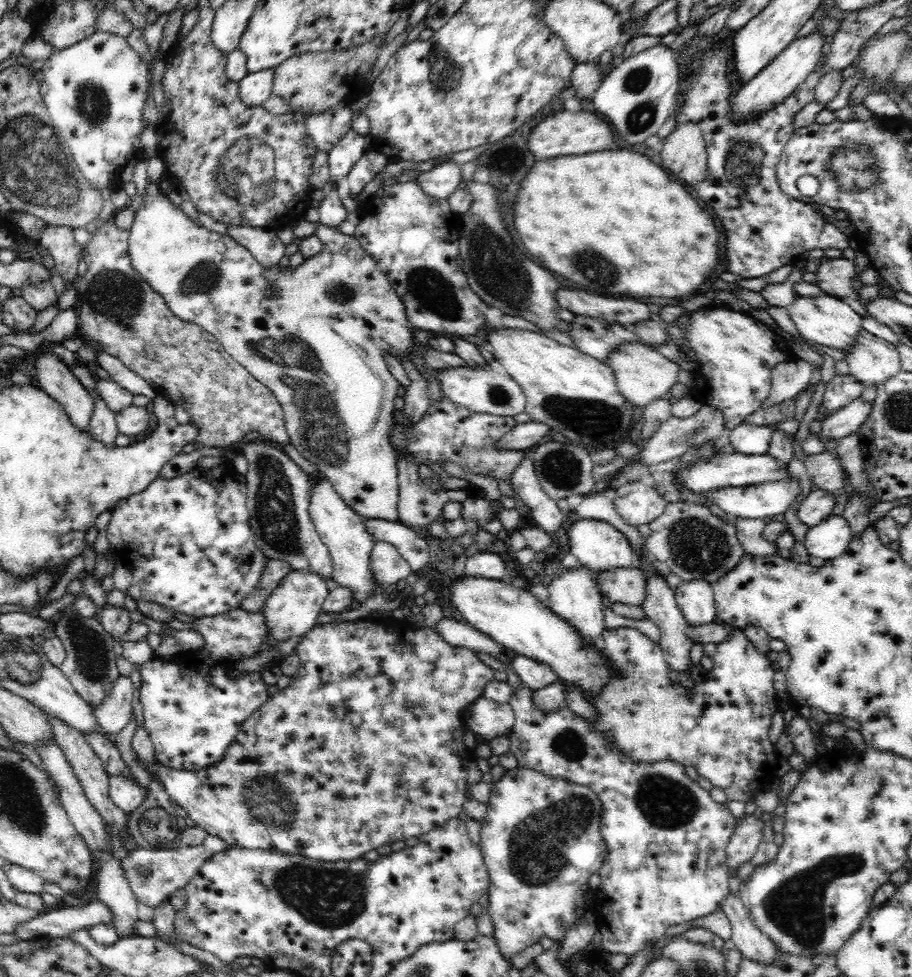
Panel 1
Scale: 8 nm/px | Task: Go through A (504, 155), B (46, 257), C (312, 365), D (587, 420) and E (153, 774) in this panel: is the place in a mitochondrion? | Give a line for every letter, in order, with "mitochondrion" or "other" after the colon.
A: other
B: other
C: mitochondrion
D: mitochondrion
E: other

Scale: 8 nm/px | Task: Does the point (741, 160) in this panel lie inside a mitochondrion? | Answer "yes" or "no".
yes

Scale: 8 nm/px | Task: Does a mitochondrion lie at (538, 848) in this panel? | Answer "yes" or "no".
yes

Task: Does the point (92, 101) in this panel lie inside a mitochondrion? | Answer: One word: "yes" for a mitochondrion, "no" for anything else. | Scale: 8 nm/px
yes

